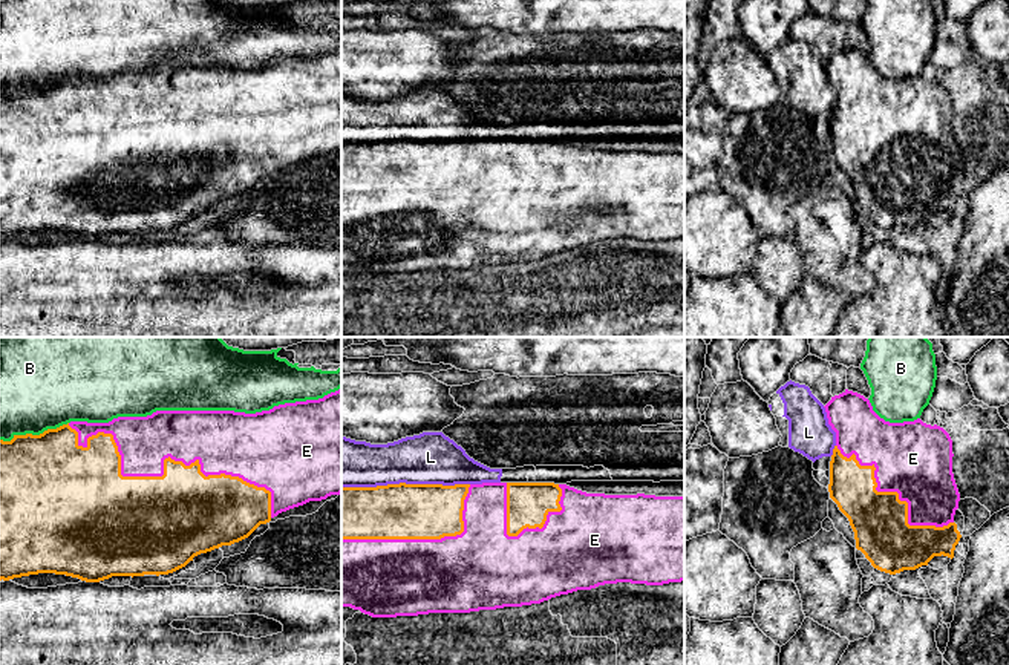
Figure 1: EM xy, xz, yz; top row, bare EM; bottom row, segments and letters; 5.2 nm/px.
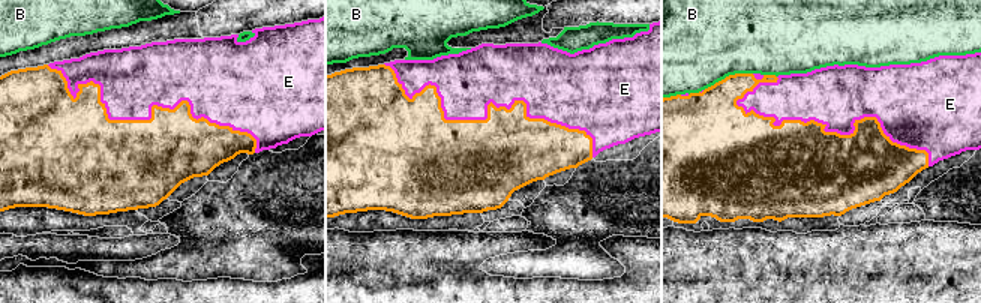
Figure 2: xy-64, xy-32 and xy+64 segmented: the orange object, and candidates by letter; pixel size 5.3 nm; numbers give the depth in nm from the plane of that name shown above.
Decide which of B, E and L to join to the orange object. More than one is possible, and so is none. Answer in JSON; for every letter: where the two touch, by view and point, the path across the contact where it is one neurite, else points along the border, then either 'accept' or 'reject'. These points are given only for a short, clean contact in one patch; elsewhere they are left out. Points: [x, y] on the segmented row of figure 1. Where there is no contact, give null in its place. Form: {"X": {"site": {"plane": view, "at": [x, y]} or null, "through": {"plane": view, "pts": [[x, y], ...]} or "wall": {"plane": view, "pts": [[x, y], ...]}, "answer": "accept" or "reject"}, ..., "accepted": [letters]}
{"B": {"site": {"plane": "xy", "at": [34, 435]}, "answer": "reject"}, "E": {"site": {"plane": "xy", "at": [164, 468]}, "answer": "accept"}, "L": {"site": {"plane": "xz", "at": [404, 483]}, "answer": "reject"}, "accepted": ["E"]}

